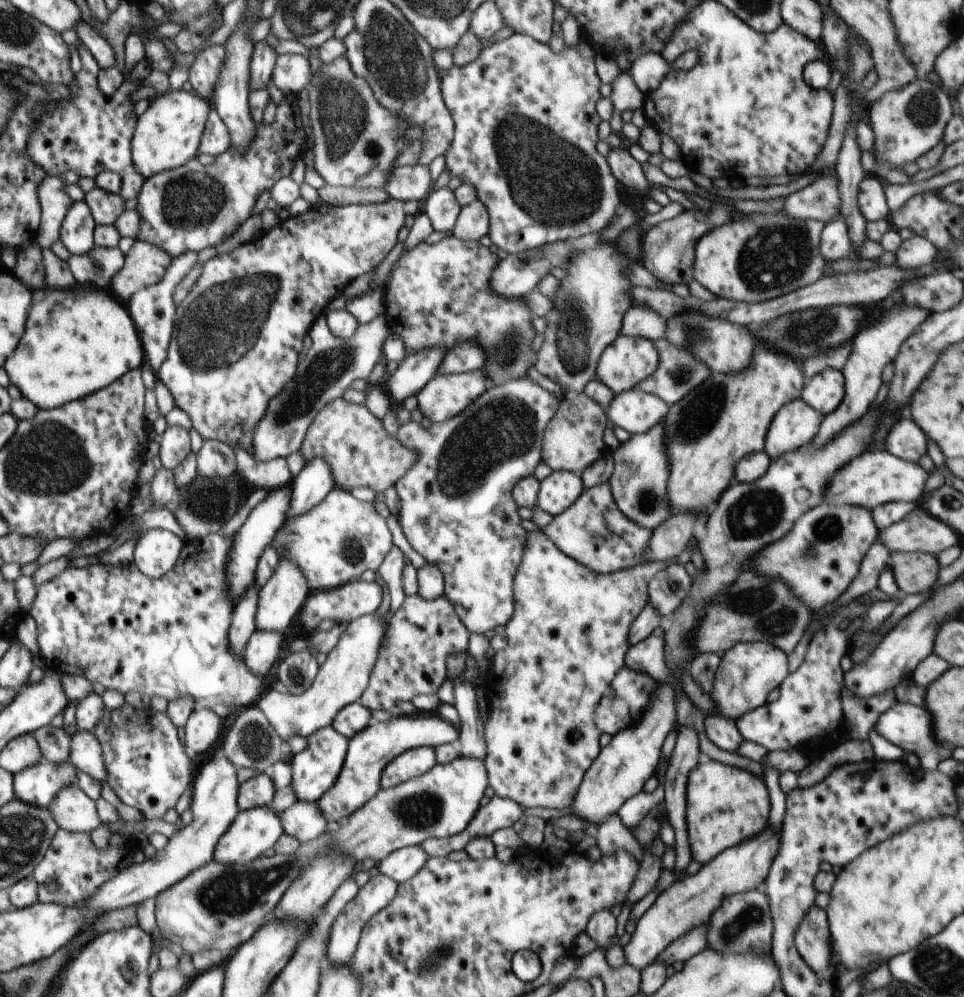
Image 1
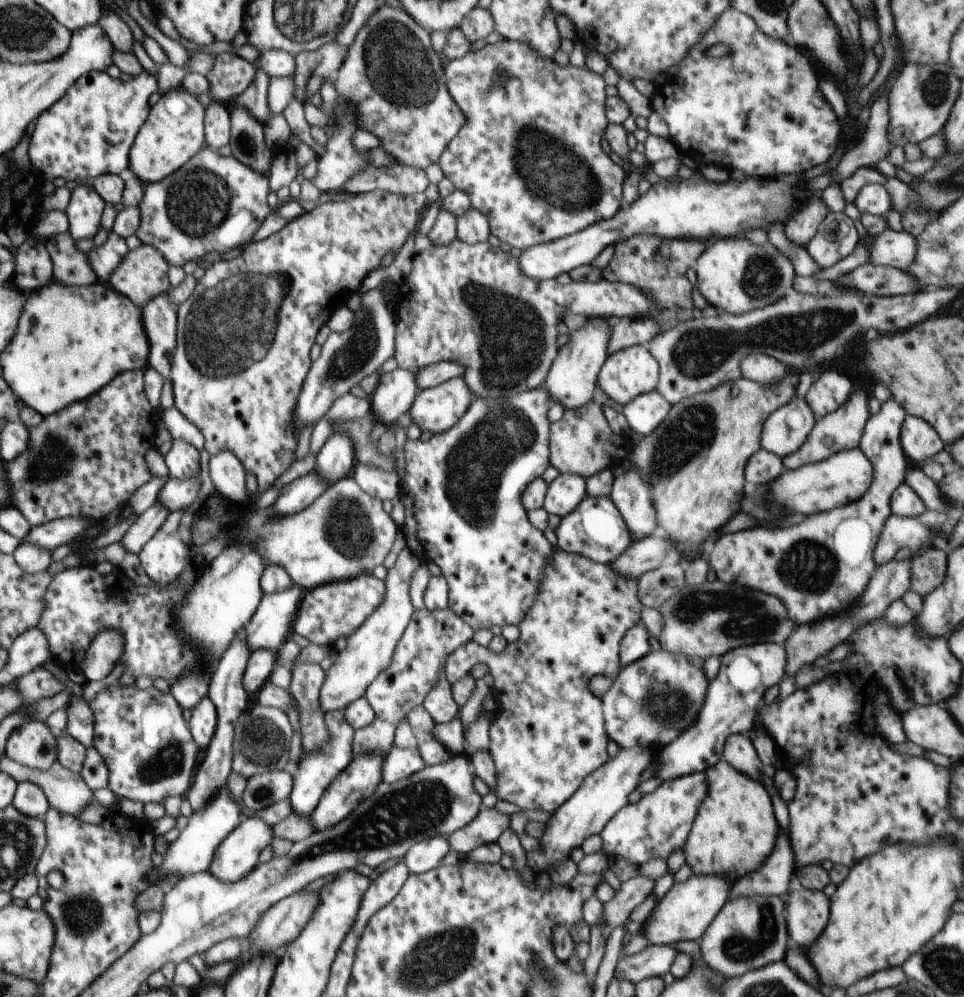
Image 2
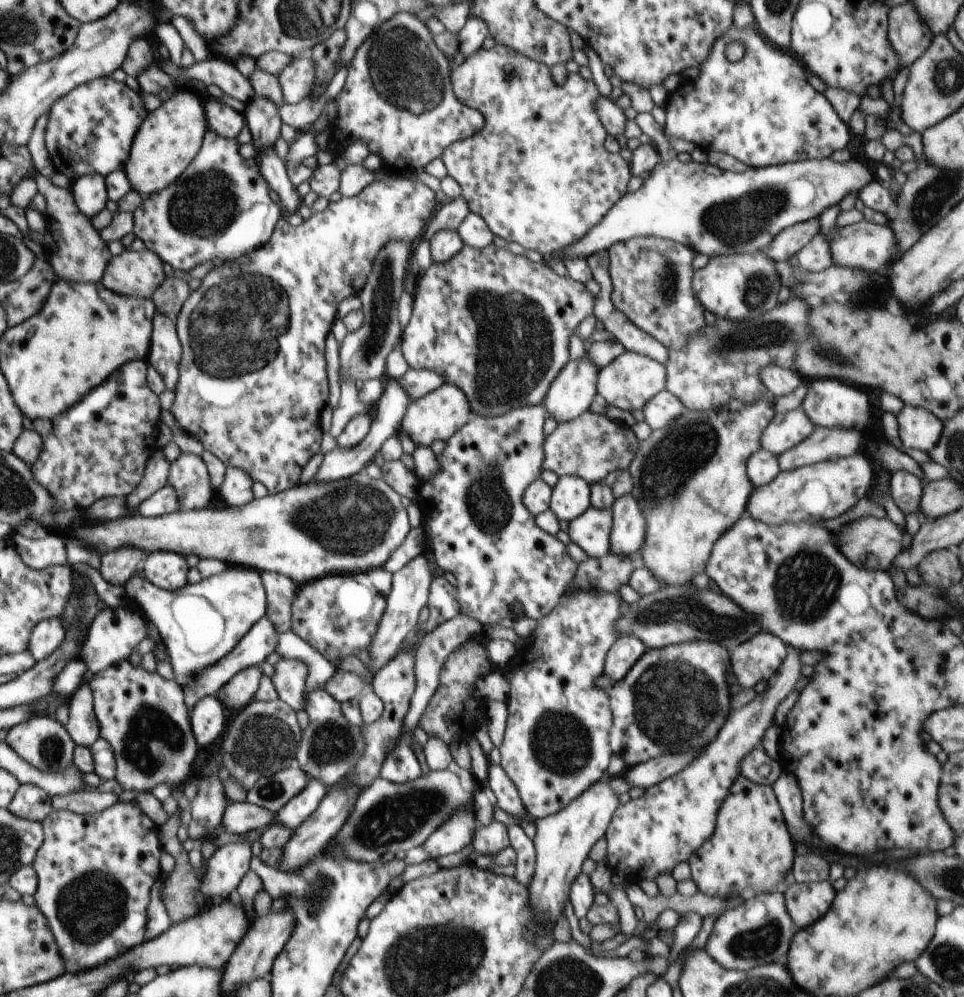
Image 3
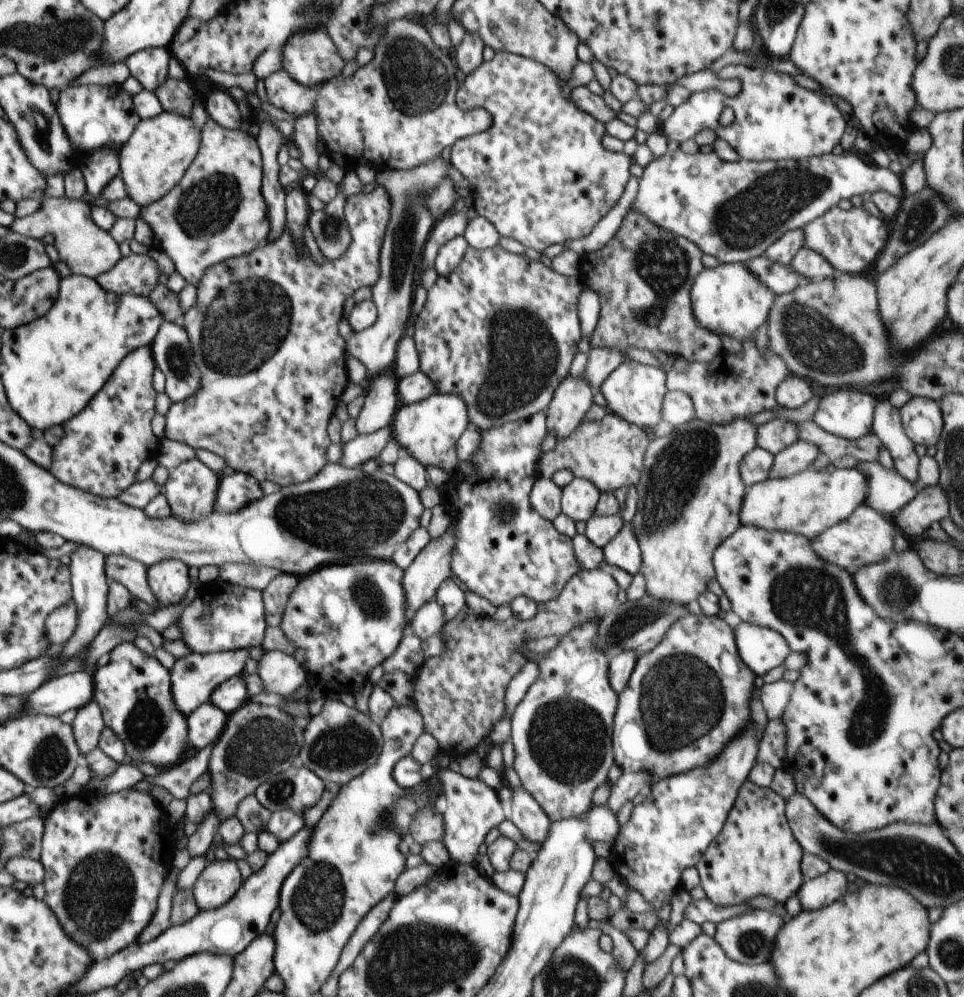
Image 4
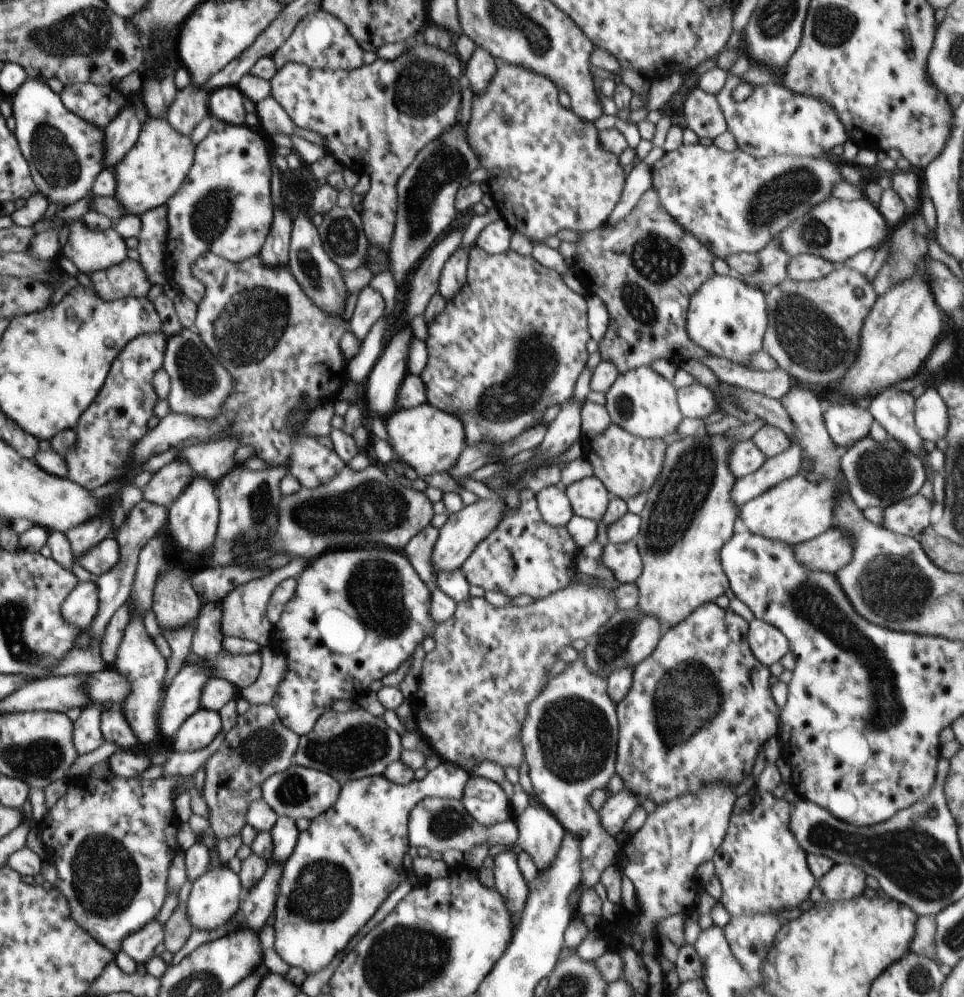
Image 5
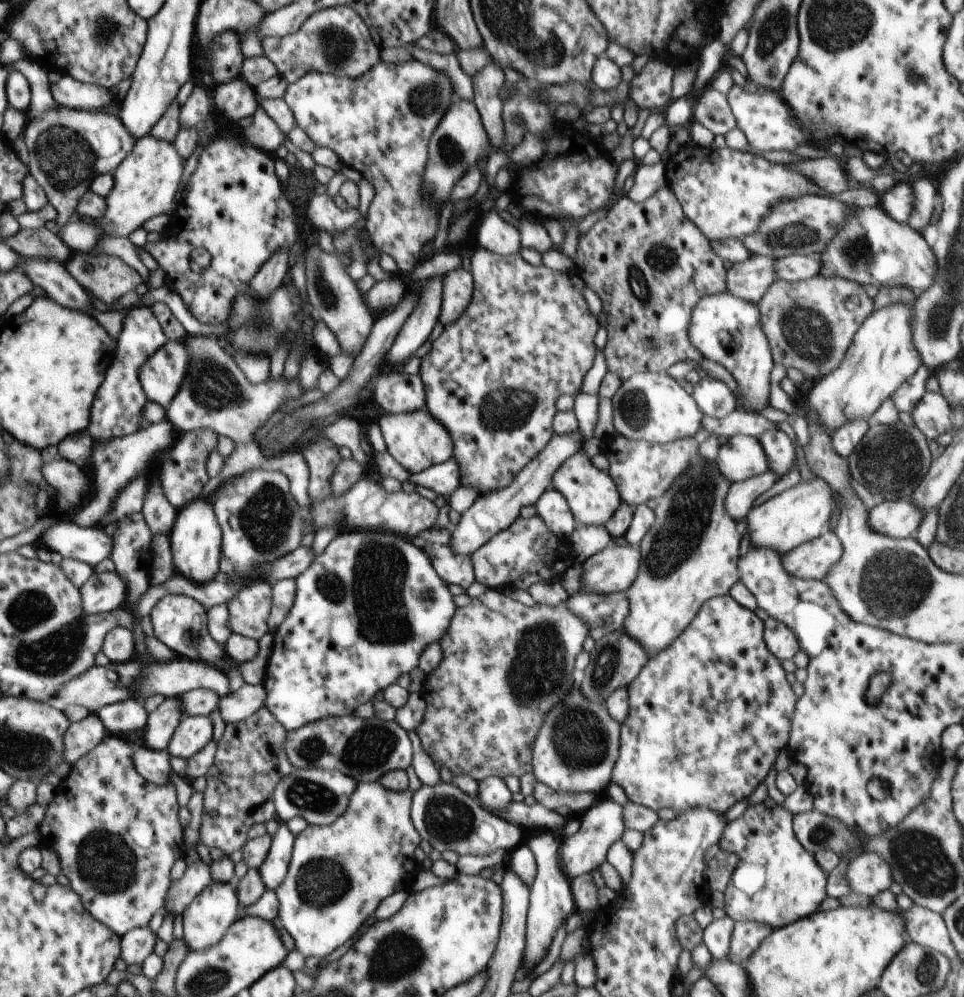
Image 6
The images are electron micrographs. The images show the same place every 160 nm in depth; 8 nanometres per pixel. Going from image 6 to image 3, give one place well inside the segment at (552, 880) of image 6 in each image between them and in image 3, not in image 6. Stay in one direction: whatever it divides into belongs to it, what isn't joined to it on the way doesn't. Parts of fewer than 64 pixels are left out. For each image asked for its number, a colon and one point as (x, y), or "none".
3: (508, 797)
4: (534, 823)
5: (540, 834)

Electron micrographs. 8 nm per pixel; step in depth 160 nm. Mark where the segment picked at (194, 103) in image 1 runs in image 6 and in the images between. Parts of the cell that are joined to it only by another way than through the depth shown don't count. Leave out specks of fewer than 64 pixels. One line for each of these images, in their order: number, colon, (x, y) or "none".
2: (174, 131)
3: (169, 138)
4: (153, 160)
5: (152, 172)
6: (145, 185)

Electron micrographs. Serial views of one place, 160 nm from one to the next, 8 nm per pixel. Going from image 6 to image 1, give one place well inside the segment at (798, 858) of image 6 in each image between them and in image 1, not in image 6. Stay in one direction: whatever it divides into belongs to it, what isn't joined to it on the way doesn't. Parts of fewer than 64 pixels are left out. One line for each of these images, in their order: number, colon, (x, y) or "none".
1: (726, 806)
2: (735, 830)
3: (751, 851)
4: (756, 853)
5: (763, 870)

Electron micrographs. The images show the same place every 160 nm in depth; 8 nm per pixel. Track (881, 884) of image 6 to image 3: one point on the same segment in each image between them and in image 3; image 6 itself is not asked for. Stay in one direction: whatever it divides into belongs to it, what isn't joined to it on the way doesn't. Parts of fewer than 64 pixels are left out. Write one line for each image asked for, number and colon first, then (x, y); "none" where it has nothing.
3: (806, 902)
4: (820, 891)
5: (845, 881)

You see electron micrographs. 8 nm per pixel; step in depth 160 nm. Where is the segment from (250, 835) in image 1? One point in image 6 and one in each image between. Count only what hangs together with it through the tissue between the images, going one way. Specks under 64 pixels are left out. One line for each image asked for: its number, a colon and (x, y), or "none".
2: (238, 854)
3: (225, 868)
4: (219, 881)
5: (215, 896)
6: (209, 916)

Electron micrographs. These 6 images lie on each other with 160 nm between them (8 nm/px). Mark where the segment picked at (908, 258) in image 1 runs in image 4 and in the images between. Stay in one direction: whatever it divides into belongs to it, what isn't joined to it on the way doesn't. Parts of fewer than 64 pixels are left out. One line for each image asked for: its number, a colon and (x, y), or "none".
2: (889, 248)
3: (870, 247)
4: (850, 240)

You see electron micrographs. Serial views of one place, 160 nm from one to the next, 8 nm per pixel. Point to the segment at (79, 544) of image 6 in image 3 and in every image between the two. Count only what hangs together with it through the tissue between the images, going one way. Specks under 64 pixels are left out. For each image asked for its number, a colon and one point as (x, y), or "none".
3: (202, 622)
4: (120, 568)
5: (104, 556)

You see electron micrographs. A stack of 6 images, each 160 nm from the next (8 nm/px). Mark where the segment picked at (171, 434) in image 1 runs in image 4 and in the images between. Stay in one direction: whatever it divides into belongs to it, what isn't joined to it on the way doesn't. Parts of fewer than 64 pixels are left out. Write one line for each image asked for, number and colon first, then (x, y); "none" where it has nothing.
2: (183, 460)
3: (188, 476)
4: (191, 489)

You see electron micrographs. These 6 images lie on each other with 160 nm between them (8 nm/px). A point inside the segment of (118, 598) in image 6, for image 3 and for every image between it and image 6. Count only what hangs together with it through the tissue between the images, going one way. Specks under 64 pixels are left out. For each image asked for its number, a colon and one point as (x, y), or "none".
3: (47, 635)
4: (60, 625)
5: (79, 609)

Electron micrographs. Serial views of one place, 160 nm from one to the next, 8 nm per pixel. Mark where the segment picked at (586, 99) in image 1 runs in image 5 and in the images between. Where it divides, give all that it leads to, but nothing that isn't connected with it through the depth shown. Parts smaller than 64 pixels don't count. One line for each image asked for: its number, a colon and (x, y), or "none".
2: (529, 157)
3: (538, 173)
4: (539, 173)
5: (547, 170)

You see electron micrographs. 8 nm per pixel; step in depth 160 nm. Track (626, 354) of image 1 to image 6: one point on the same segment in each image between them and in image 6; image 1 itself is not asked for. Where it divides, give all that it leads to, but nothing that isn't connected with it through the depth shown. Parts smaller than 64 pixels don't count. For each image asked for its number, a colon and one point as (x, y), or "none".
2: (626, 374)
3: (631, 380)
4: (635, 392)
5: (640, 401)
6: (653, 407)

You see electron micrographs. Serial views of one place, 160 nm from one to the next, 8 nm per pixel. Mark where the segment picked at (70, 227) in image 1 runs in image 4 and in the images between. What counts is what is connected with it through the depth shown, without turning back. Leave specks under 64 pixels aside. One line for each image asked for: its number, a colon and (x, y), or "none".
2: (86, 206)
3: (90, 192)
4: (103, 165)

